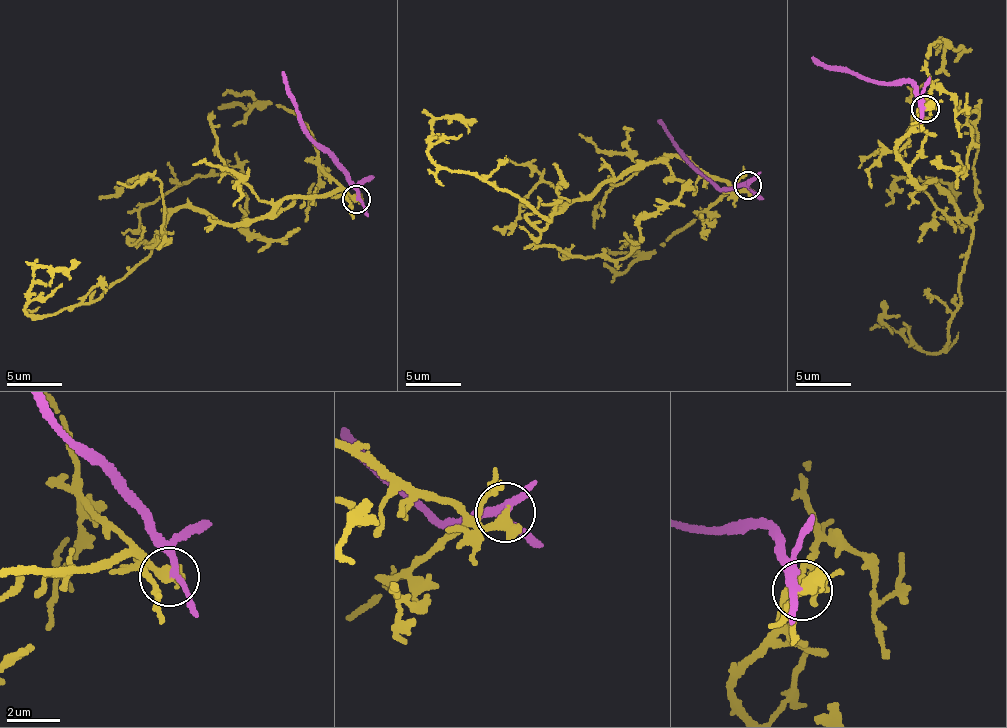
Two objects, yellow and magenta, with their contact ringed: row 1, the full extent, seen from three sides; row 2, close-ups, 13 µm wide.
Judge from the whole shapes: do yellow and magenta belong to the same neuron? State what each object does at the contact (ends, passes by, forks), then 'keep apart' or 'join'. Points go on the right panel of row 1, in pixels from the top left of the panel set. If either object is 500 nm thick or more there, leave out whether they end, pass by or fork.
join

